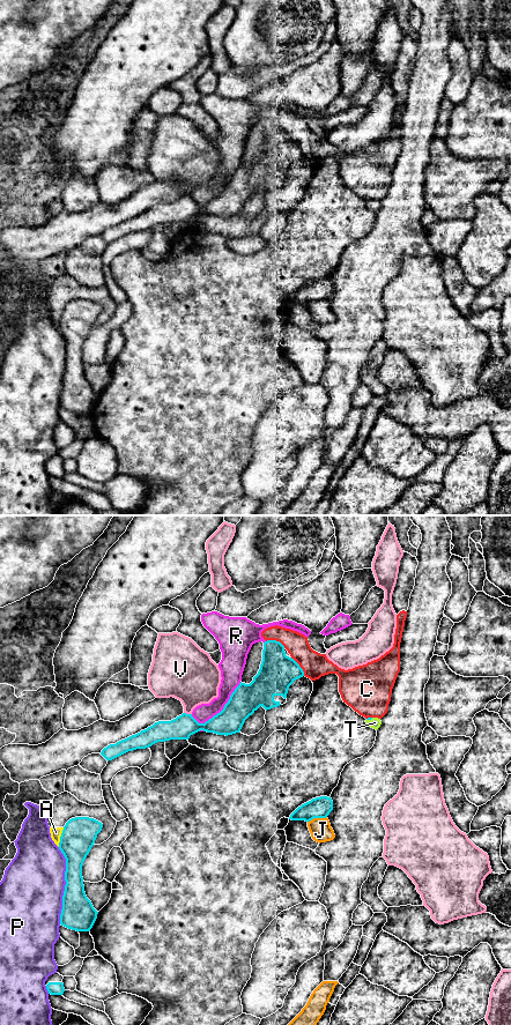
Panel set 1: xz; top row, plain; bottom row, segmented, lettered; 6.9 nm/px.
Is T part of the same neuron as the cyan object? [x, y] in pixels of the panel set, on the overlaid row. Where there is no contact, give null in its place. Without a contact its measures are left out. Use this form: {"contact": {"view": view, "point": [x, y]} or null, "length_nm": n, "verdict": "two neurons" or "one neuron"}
{"contact": {"view": "xz", "point": [369, 719]}, "length_nm": 50, "verdict": "one neuron"}

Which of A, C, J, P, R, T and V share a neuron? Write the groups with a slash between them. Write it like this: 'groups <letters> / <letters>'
groups A R / C / J / P / T / V

